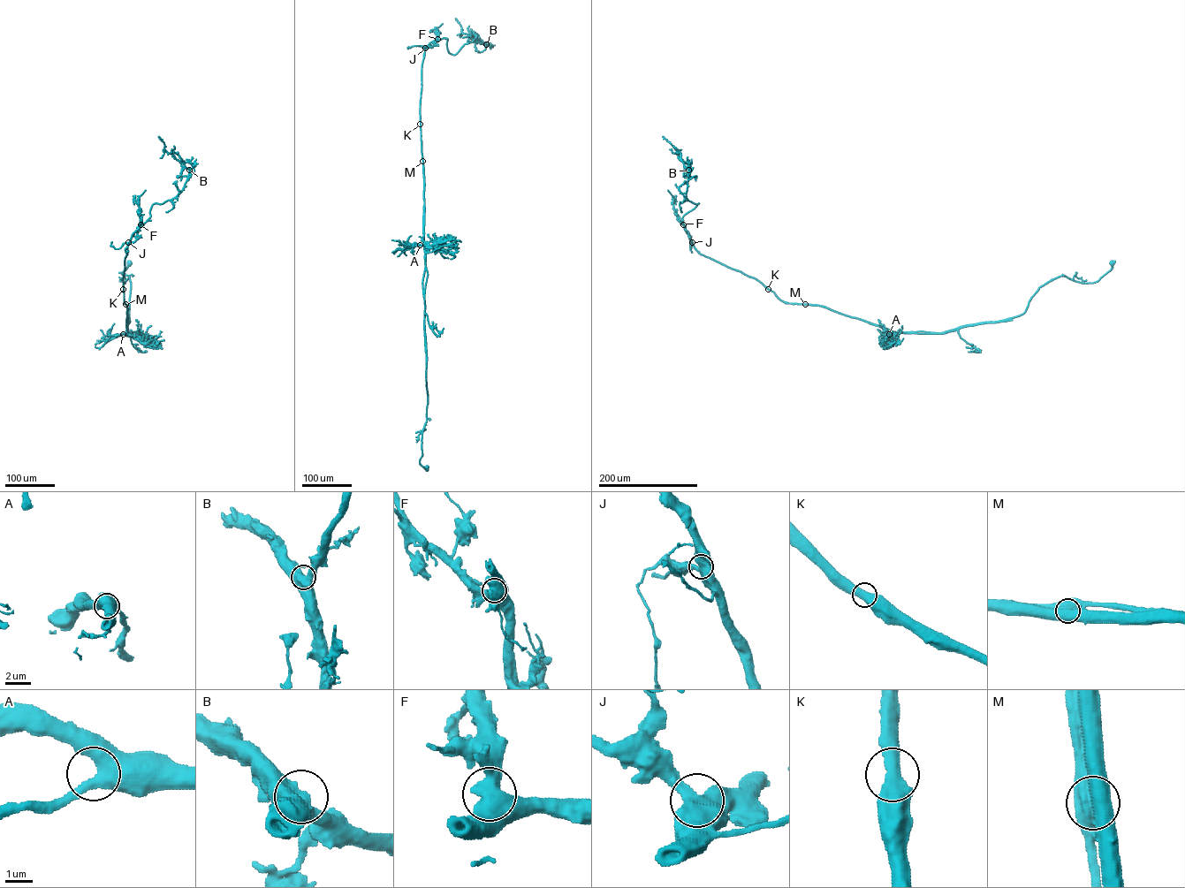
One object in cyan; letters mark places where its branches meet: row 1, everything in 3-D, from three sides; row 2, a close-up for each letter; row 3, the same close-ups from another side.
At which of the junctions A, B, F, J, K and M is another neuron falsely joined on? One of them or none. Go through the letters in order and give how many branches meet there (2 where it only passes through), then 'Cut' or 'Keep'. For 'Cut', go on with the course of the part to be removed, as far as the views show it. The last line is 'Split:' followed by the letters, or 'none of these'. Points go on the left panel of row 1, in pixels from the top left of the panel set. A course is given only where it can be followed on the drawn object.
A: Branches: 2. Keep
B: Branches: 2. Keep
F: Branches: 2. Keep
J: Branches: 2. Keep
K: Branches: 2. Keep
M: Branches: 2. Cut. Course of the part to remove: (125, 304), (127, 330), (131, 333), (127, 334), (130, 320)
Split: M

